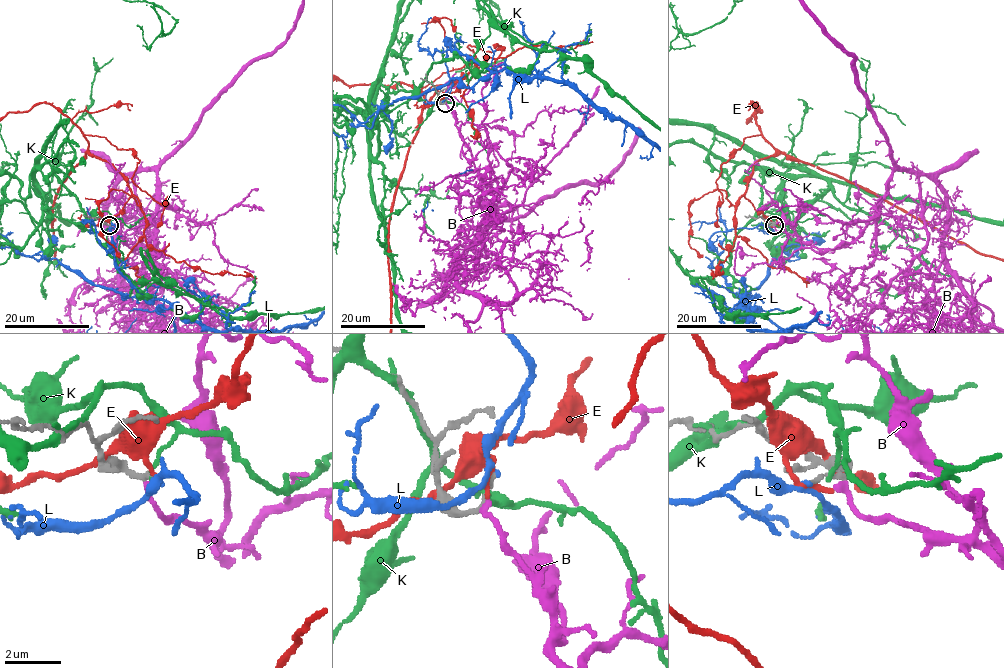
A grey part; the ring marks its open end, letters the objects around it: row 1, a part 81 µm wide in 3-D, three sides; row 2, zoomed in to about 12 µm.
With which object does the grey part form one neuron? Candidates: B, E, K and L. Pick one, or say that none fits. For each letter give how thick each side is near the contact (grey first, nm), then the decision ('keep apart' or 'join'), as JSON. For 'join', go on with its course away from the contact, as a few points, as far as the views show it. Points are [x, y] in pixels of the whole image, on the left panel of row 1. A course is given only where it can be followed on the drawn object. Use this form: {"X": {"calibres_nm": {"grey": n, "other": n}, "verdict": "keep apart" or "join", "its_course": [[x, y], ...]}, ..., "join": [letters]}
{"B": {"calibres_nm": {"grey": 170, "other": 220}, "verdict": "join", "its_course": [[109, 225], [131, 248], [155, 236], [153, 170], [107, 207], [118, 275], [146, 299]]}, "E": {"calibres_nm": {"grey": 130, "other": 200}, "verdict": "keep apart"}, "K": {"calibres_nm": {"grey": 220, "other": 150}, "verdict": "keep apart"}, "L": {"calibres_nm": {"grey": 120, "other": 160}, "verdict": "keep apart"}, "join": ["B"]}

